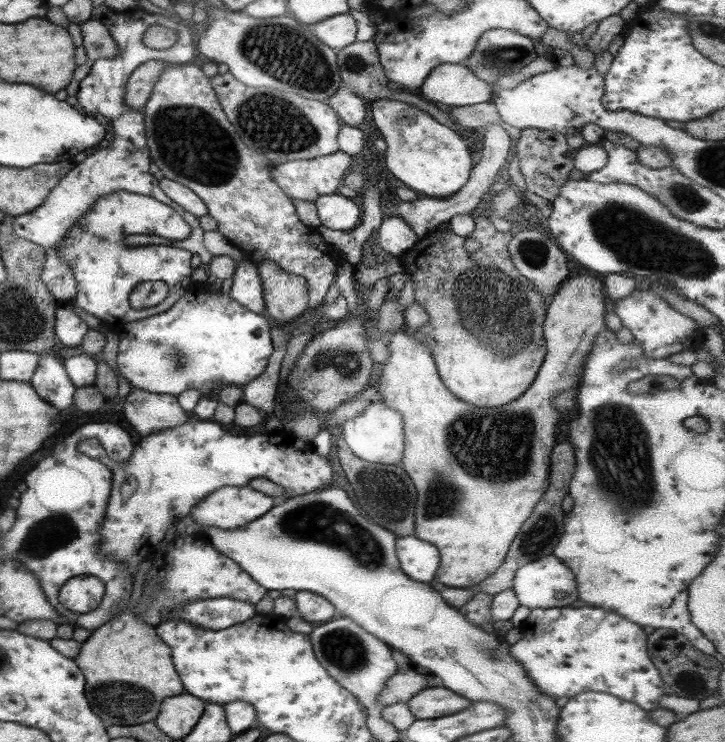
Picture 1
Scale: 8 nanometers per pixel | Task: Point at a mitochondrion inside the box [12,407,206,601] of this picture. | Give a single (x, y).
(40, 541)

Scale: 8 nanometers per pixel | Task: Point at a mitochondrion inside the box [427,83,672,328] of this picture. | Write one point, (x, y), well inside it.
(531, 250)

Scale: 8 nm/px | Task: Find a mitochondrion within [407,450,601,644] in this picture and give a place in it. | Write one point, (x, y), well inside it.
(439, 487)

